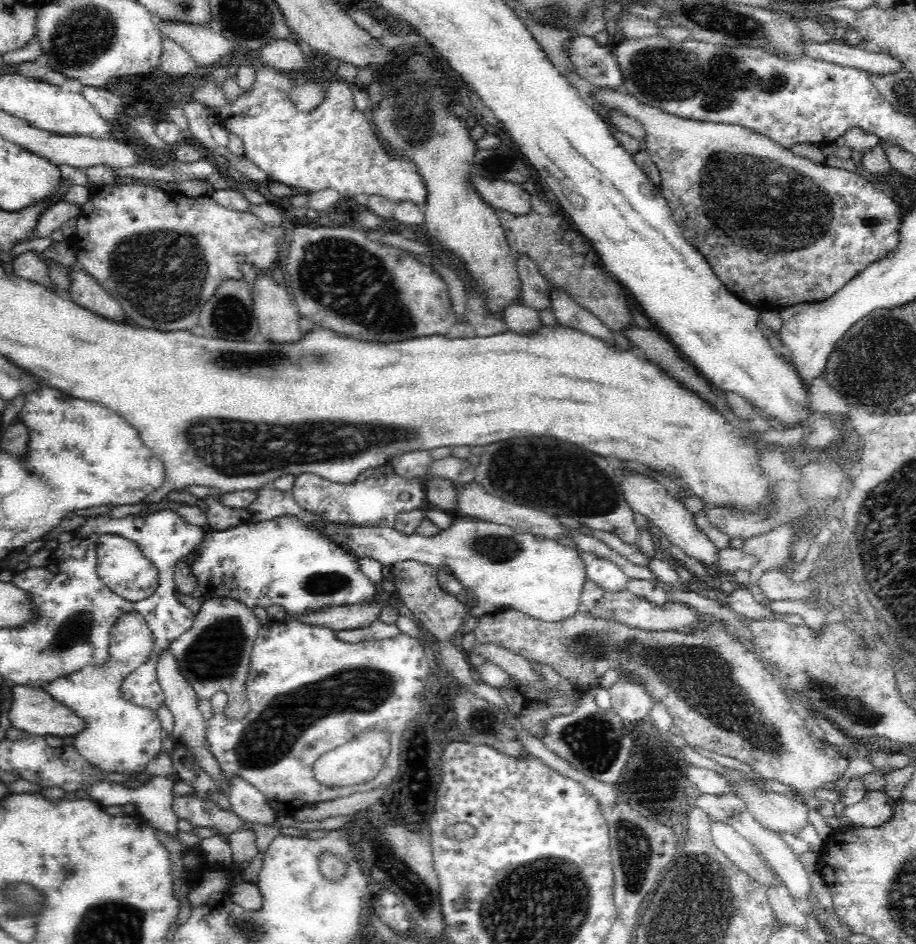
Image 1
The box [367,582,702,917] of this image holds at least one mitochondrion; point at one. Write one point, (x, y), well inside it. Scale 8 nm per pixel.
(592, 741)

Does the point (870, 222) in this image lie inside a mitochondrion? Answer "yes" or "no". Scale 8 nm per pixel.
no

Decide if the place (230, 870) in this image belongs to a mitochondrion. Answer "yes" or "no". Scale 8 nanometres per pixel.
no

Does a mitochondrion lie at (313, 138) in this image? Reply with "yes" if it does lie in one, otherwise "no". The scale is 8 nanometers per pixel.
yes

